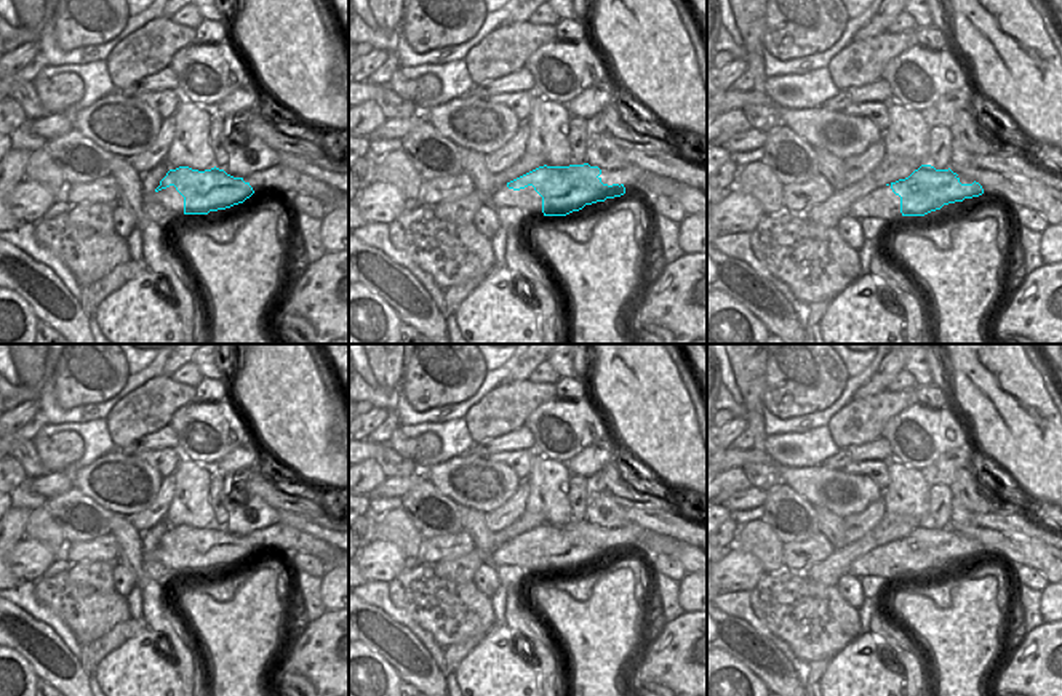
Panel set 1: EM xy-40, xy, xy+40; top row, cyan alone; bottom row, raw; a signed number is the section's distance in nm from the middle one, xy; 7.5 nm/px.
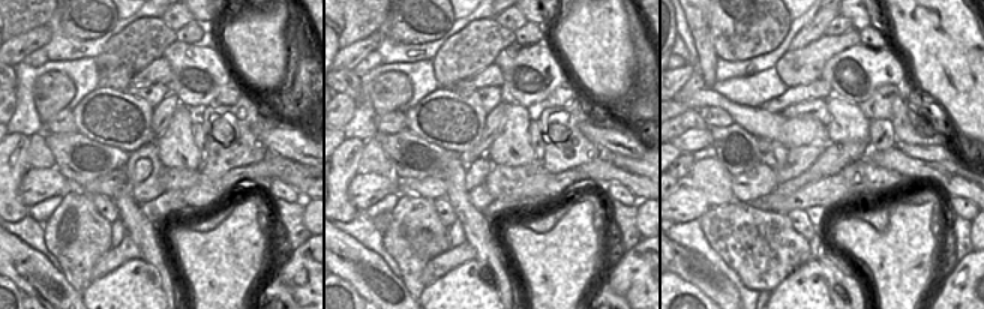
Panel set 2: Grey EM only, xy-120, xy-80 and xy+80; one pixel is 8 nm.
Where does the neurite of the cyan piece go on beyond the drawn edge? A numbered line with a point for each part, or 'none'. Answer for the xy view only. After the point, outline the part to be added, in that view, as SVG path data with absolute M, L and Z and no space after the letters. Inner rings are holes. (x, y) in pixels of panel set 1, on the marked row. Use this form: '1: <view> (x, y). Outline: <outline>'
1: xy (654, 184). Outline: M627 165L624 170L606 171L601 170L598 176L603 184L633 184L645 189L648 194L659 197L672 197L678 187L675 179L659 176L653 171L641 170L635 165Z

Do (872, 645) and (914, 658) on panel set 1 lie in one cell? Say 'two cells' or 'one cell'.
two cells

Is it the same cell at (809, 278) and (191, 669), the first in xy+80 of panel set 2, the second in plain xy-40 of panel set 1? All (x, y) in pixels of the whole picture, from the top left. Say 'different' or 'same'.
different

